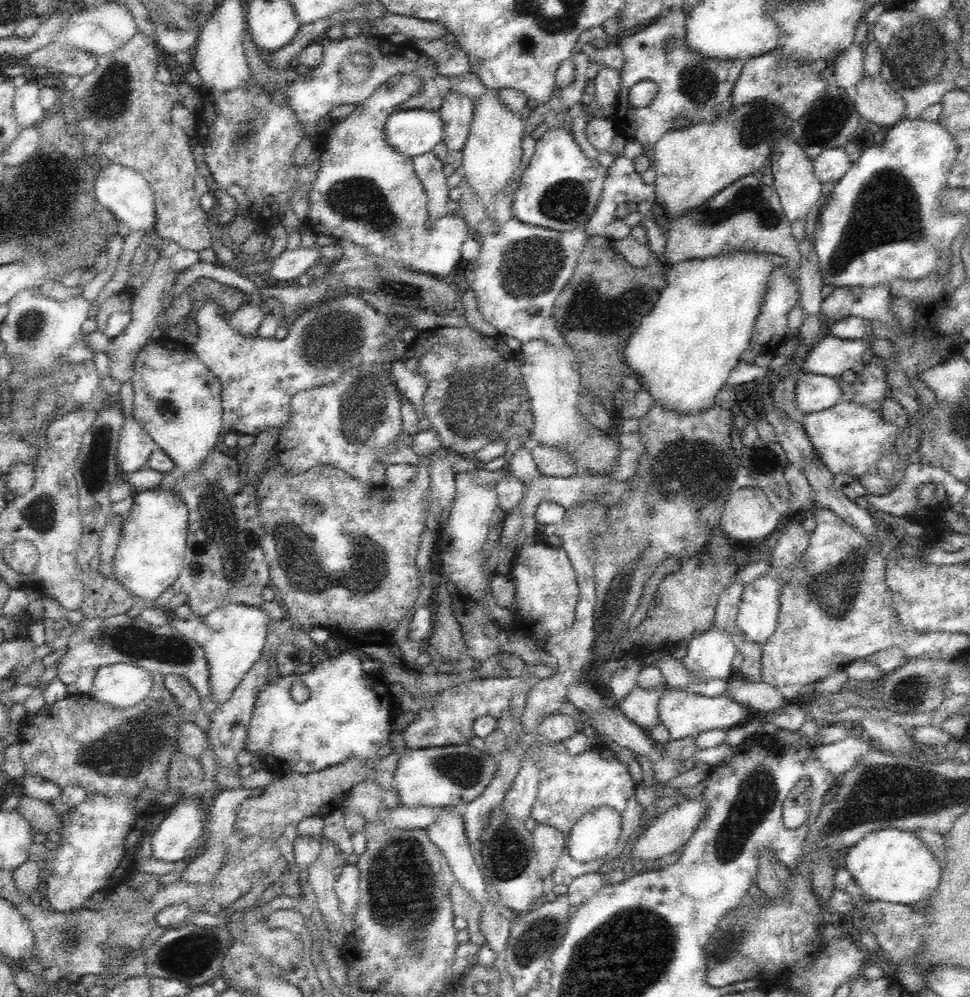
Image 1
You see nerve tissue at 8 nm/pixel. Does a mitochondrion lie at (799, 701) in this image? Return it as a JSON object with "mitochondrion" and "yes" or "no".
{"mitochondrion":"no"}

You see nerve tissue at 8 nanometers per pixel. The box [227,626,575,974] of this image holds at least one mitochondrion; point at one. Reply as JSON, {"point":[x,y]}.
{"point":[400,874]}

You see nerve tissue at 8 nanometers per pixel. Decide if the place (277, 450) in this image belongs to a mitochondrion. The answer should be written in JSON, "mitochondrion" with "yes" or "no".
{"mitochondrion":"no"}

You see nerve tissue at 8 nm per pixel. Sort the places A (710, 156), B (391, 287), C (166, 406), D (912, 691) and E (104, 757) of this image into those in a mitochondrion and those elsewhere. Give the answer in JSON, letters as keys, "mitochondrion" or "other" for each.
{"A":"other","B":"mitochondrion","C":"other","D":"mitochondrion","E":"mitochondrion"}

